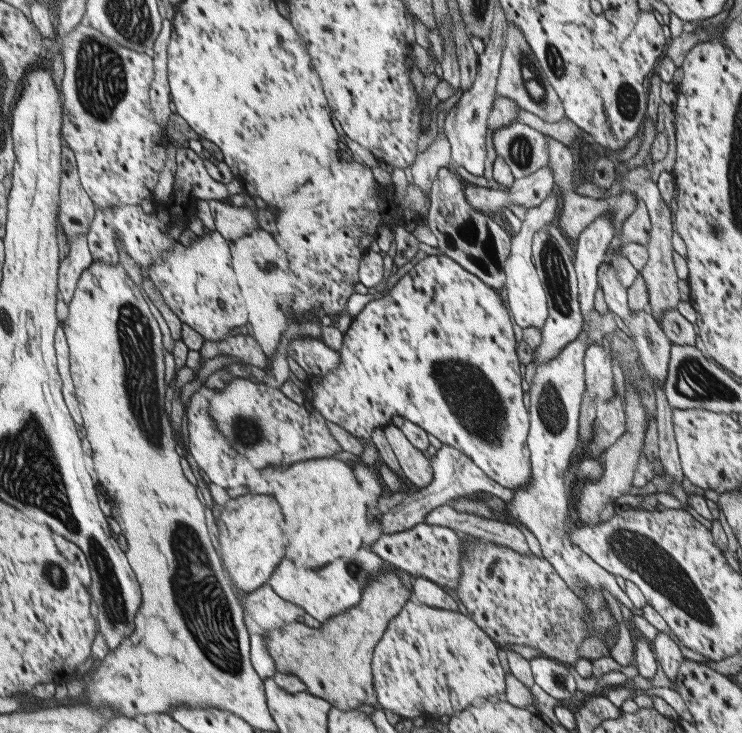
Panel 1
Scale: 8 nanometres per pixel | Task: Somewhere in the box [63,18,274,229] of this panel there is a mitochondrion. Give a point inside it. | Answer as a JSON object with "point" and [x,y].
{"point":[100,80]}

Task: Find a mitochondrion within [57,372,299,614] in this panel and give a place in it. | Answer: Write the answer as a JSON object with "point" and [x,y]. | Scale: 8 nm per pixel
{"point":[248,432]}

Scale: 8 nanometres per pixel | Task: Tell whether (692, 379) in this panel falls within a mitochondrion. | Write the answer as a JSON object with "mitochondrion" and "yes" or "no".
{"mitochondrion":"yes"}

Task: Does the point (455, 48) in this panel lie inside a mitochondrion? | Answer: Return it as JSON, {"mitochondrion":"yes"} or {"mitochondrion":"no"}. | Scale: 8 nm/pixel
{"mitochondrion":"no"}

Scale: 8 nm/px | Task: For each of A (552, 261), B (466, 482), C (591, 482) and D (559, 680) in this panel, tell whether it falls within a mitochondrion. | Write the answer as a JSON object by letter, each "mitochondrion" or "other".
{"A":"mitochondrion","B":"other","C":"other","D":"mitochondrion"}

